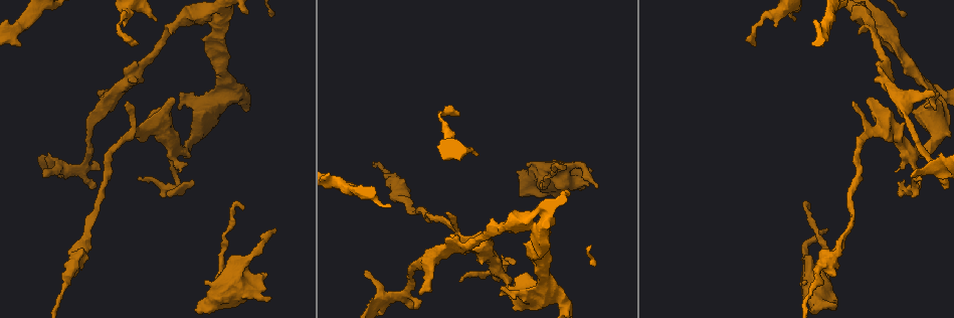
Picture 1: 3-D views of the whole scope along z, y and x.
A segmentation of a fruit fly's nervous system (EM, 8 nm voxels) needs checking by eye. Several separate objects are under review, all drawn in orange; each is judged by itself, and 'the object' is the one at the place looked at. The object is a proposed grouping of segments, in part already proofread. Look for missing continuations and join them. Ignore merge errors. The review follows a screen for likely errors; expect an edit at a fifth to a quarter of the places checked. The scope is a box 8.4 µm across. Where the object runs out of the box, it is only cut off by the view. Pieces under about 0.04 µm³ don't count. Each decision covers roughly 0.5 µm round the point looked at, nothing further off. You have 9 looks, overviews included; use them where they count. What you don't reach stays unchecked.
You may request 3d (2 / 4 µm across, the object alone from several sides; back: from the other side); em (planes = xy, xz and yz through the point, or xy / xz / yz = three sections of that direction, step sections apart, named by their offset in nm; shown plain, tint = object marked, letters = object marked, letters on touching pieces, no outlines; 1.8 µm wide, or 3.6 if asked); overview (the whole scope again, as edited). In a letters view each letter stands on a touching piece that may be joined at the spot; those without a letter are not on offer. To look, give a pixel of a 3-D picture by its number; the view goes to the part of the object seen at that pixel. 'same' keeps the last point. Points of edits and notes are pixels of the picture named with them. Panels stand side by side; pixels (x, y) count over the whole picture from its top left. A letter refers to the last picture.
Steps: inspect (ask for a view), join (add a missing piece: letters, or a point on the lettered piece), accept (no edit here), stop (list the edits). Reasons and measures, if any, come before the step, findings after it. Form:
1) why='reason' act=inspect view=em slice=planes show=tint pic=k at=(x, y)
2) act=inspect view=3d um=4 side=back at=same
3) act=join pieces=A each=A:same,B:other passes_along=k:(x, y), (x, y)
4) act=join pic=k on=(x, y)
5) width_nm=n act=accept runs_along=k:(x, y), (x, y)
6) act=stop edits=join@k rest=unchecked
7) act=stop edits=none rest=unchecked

why='stops while still wide' act=inspect view=em slice=planes show=letters pic=1 at=(267, 275)

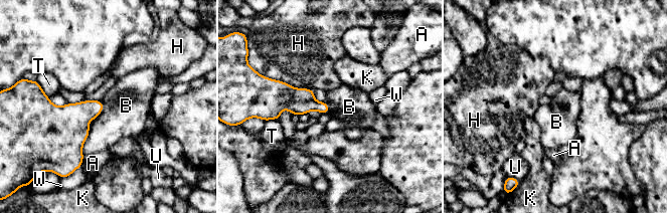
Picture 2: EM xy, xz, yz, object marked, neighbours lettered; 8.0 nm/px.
longest_contact=H:400nm act=accept each=A:other,B:other,H:other,K:other,T:other,U:other,W:other border=2:(90, 128), (82, 145), (82, 155) found='no lettered piece goes on from it'

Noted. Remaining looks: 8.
act=inspect view=3d um=2 pic=1 at=(99, 95)

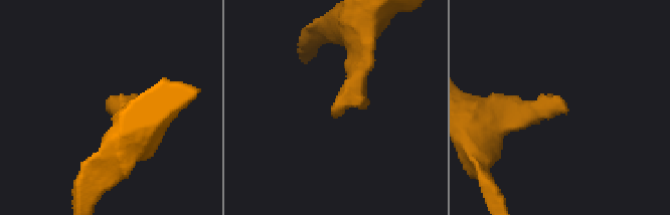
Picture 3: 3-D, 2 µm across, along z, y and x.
why='now the EM' act=inspect view=em slice=planes show=letters pic=3 at=(110, 108)

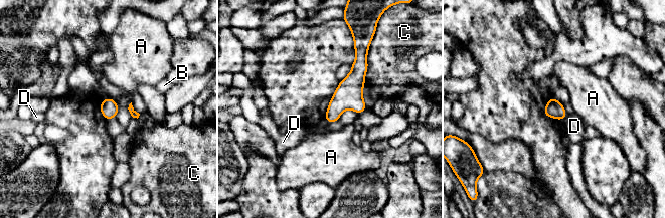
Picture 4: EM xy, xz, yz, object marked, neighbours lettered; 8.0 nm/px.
act=accept each=A:other,B:other,C:other,D:other border=4:(567, 116), (563, 119) found='none of them fits'

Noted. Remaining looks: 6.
why='an open end' act=inspect view=em slice=xz step=8 show=tint pic=1 at=(477, 156)

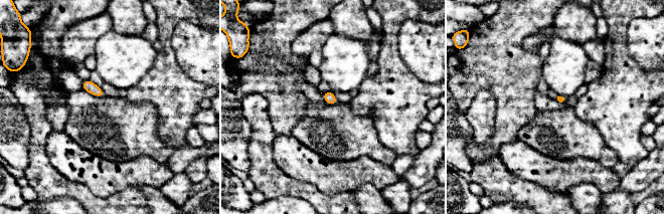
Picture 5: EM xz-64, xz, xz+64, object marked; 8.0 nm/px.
act=inspect view=em slice=xz step=8 show=letters at=same

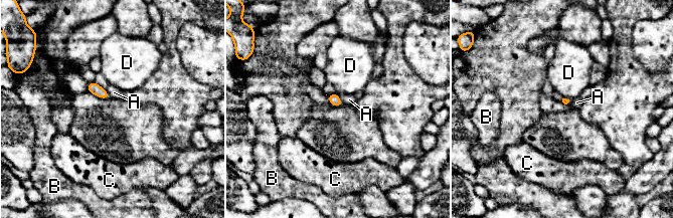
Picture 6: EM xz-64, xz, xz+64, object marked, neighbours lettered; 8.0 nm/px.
act=accept each=A:other,B:other,C:other,D:other border=6:(334, 91), (343, 103) found='no lettered piece goes on from it'

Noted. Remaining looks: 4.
why='an open end' act=inspect view=em slice=planes show=letters pic=1 at=(179, 171)

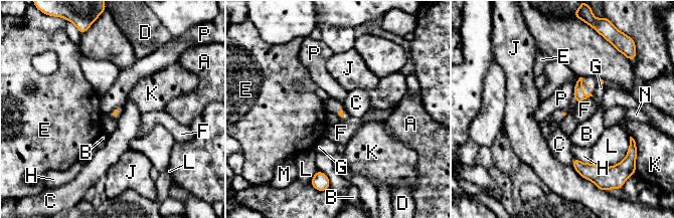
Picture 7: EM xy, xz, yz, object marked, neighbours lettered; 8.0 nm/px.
act=accept each=A:other,B:other,C:other,D:other,E:other,F:other,G:other,H:other,J:other,K:other,L:other,M:other,N:other,P:other border=7:(574, 84), (572, 97) found='no lettered piece goes on from it'

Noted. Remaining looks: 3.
act=stop edits=none rest=unchecked

